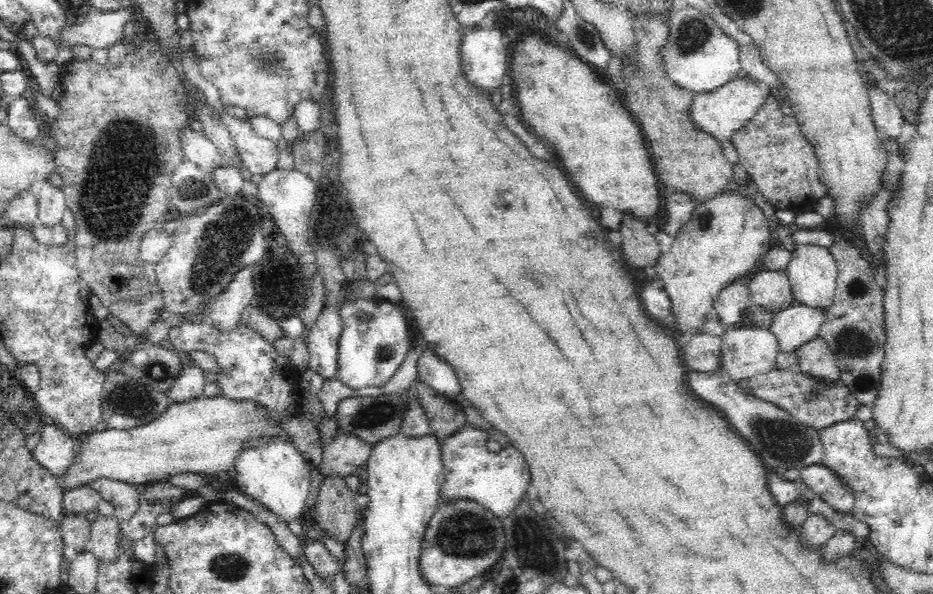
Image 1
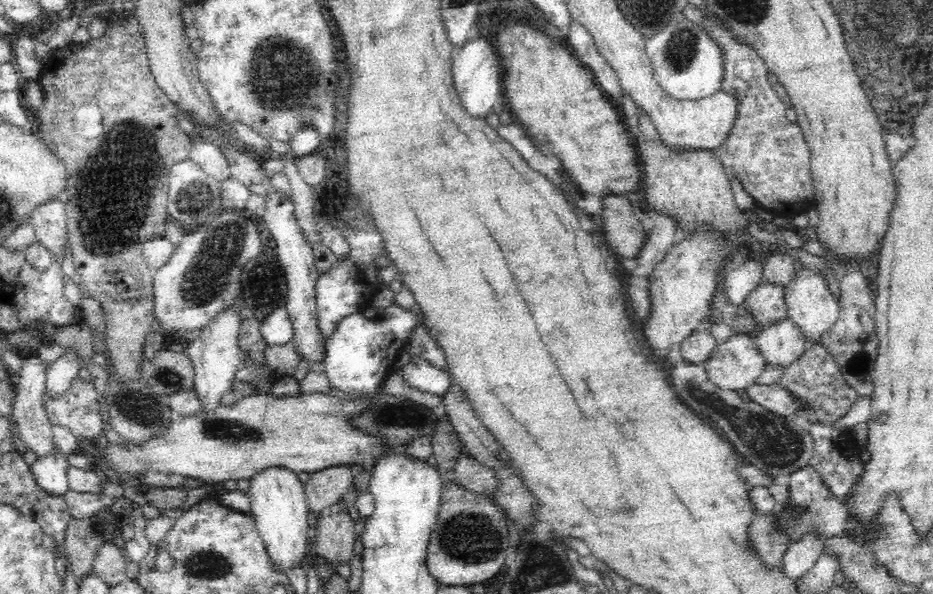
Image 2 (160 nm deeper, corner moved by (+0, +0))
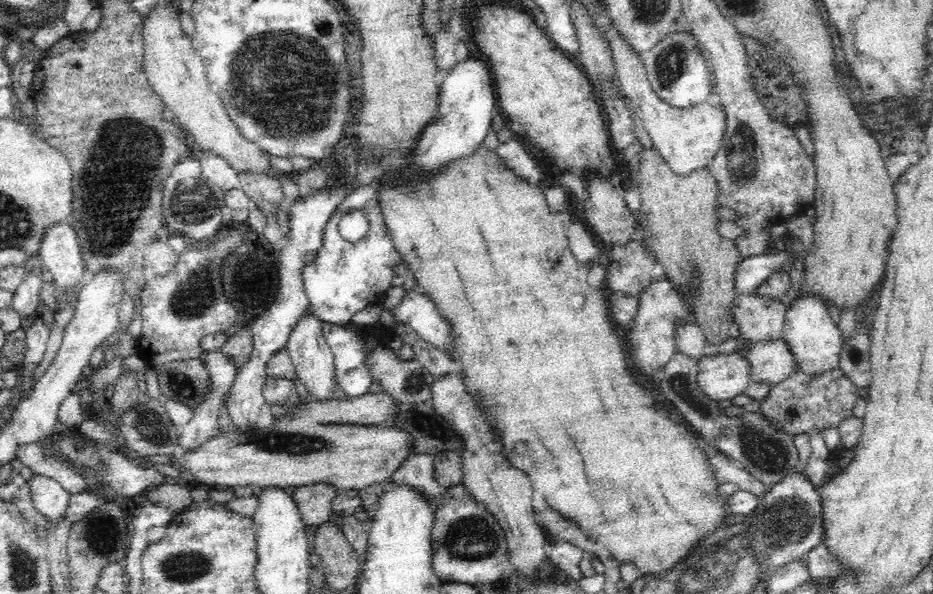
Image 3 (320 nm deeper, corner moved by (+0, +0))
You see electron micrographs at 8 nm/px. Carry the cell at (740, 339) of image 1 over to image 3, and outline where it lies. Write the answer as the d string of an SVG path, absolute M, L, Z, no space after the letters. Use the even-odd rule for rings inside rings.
M708 351L699 360L699 386L717 401L731 400L744 393L751 382L750 359L746 352L729 353Z

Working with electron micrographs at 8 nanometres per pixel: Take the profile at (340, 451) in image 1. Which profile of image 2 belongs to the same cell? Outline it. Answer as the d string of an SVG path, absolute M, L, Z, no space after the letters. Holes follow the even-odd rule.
M342 463L310 474L304 484L309 510L318 516L319 510L342 498L348 492L357 469L355 464Z

